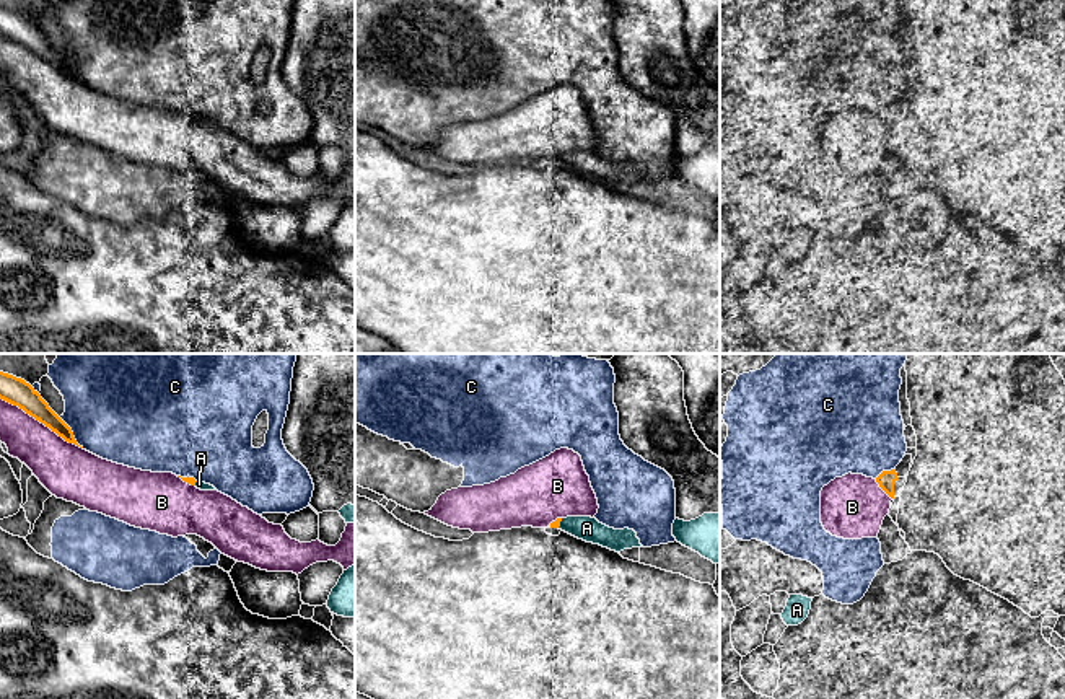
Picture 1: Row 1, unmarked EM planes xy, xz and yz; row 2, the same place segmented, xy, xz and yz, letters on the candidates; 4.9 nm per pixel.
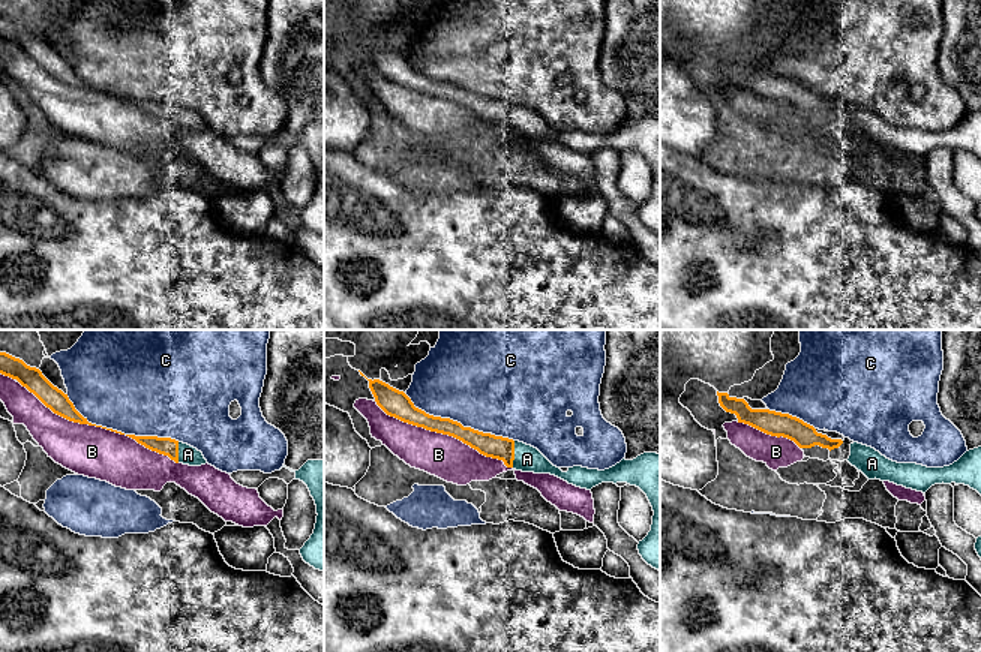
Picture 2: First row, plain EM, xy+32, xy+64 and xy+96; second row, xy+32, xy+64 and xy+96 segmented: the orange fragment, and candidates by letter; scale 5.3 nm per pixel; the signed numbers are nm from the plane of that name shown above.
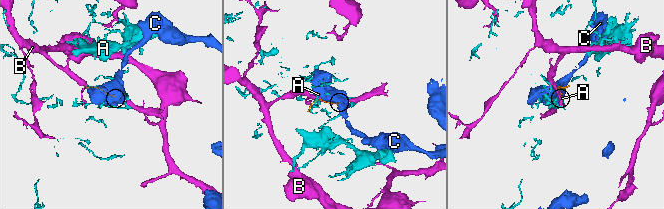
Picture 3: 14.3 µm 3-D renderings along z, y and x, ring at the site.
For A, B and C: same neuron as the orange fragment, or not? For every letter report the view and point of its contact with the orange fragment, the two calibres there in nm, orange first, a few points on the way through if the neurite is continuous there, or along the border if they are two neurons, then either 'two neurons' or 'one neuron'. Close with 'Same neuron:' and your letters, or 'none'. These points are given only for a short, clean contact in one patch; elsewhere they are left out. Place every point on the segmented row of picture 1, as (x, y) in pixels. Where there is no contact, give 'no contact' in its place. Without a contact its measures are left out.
A: meets orange in xz at (559, 523); 40 nm thick on the orange side, 120 nm on the other; one neuron
B: meets orange in xy at (41, 422); 140 nm thick on the orange side, 260 nm on the other; two neurons
C: meets orange in xy at (72, 434); 110 nm thick on the orange side, 480 nm on the other; two neurons
Same neuron: A

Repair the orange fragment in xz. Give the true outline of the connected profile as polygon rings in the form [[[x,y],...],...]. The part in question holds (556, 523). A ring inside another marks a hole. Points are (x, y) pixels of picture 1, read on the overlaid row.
[[[591,517],[557,518],[550,523],[550,528],[559,528],[578,539],[599,544],[616,552],[642,547],[640,539],[633,530],[614,530]]]

